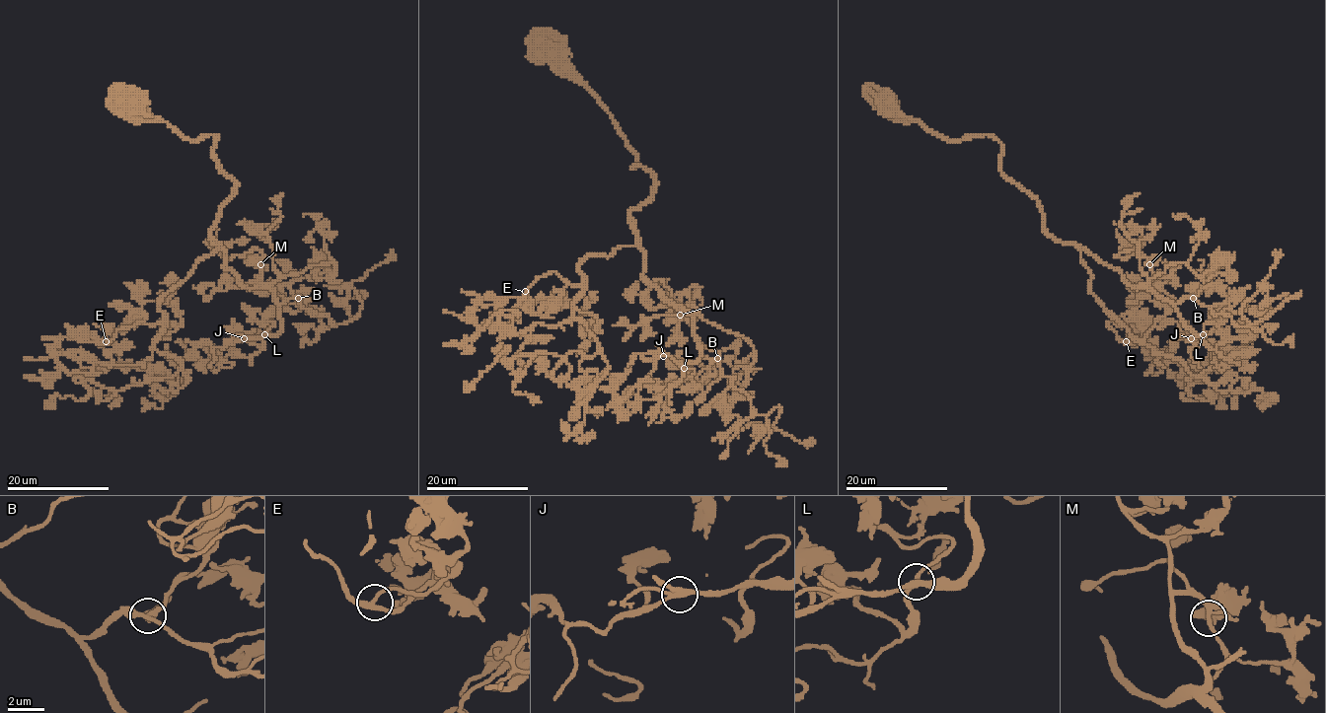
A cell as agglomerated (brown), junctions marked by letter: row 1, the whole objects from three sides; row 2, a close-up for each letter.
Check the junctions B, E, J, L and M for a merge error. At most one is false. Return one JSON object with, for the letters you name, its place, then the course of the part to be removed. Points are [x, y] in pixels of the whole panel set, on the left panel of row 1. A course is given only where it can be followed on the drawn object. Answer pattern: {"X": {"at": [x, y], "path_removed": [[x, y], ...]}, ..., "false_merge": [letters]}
{"false_merge": []}

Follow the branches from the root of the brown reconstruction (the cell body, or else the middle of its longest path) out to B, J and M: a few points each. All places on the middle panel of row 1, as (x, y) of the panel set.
B: (543, 50), (597, 98), (633, 167), (651, 175), (654, 194), (629, 212), (644, 277), (717, 358)
J: (543, 50), (654, 179), (629, 212), (644, 277), (692, 317), (700, 349), (663, 356)
M: (543, 50), (597, 98), (633, 167), (651, 175), (654, 194), (629, 220), (645, 280), (698, 311), (680, 315)

